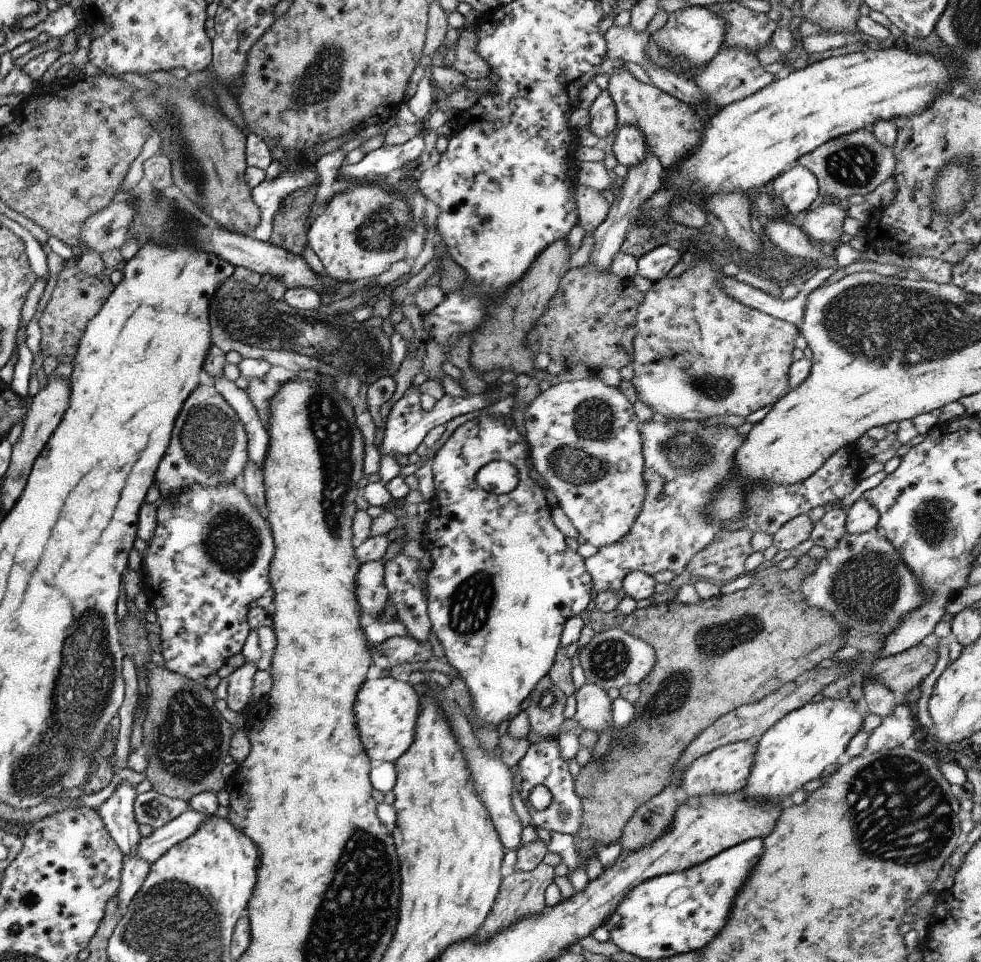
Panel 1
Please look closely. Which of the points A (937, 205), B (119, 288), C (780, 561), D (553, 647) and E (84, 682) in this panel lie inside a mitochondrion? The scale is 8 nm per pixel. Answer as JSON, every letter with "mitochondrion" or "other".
{"A":"other","B":"other","C":"other","D":"other","E":"mitochondrion"}

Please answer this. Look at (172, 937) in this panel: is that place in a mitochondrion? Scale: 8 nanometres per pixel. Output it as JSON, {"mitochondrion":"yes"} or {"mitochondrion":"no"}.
{"mitochondrion":"yes"}

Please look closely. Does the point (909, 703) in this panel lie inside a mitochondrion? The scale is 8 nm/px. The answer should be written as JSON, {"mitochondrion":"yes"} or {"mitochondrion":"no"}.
{"mitochondrion":"no"}

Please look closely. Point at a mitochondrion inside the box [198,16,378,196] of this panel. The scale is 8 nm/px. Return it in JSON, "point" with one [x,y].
{"point":[322,78]}

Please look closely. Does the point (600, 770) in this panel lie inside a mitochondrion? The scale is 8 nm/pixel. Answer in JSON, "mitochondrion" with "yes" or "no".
{"mitochondrion":"yes"}

